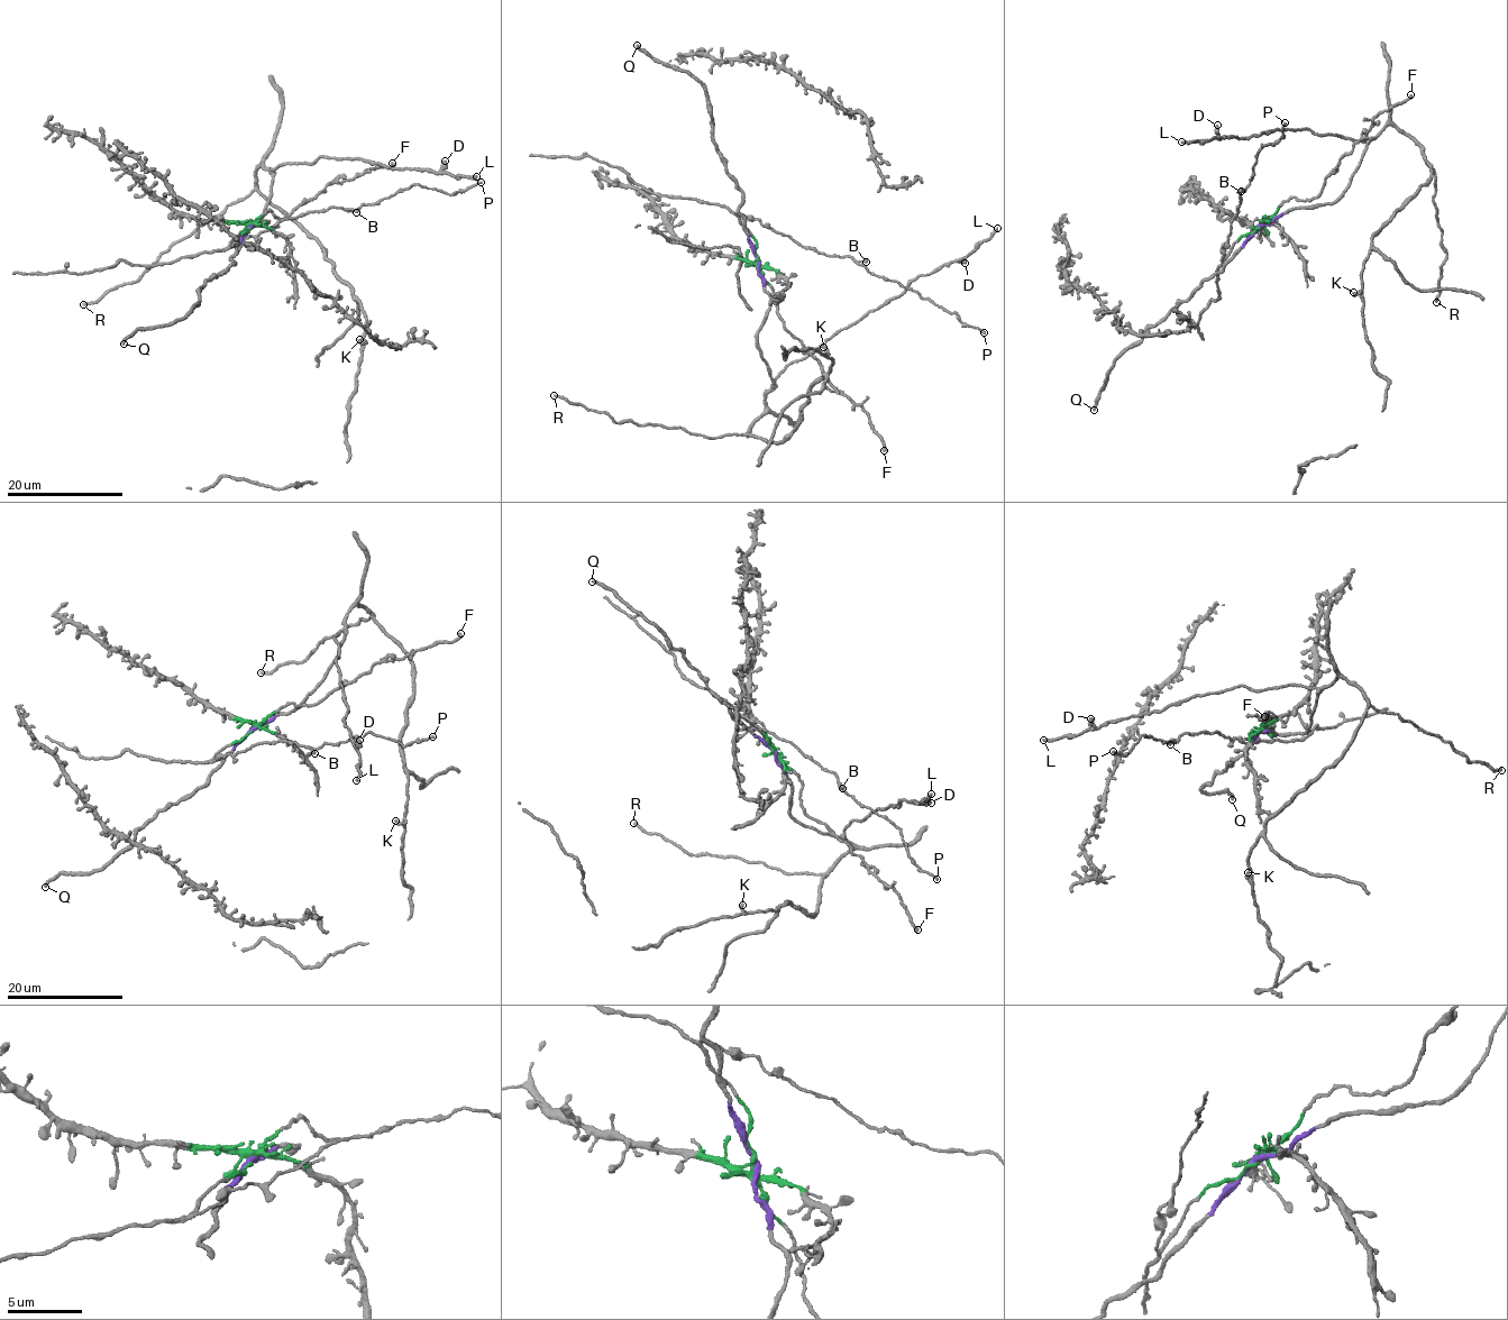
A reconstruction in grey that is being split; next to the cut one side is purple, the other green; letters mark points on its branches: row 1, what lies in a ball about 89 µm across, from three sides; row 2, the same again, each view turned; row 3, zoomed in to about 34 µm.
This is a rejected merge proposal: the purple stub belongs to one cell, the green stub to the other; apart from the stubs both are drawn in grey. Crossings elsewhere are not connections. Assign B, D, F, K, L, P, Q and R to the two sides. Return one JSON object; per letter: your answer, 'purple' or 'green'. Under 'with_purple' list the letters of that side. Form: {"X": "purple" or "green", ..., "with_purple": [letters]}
{"B": "green", "D": "purple", "F": "green", "K": "purple", "L": "purple", "P": "green", "Q": "purple", "R": "purple", "with_purple": ["D", "K", "L", "Q", "R"]}

